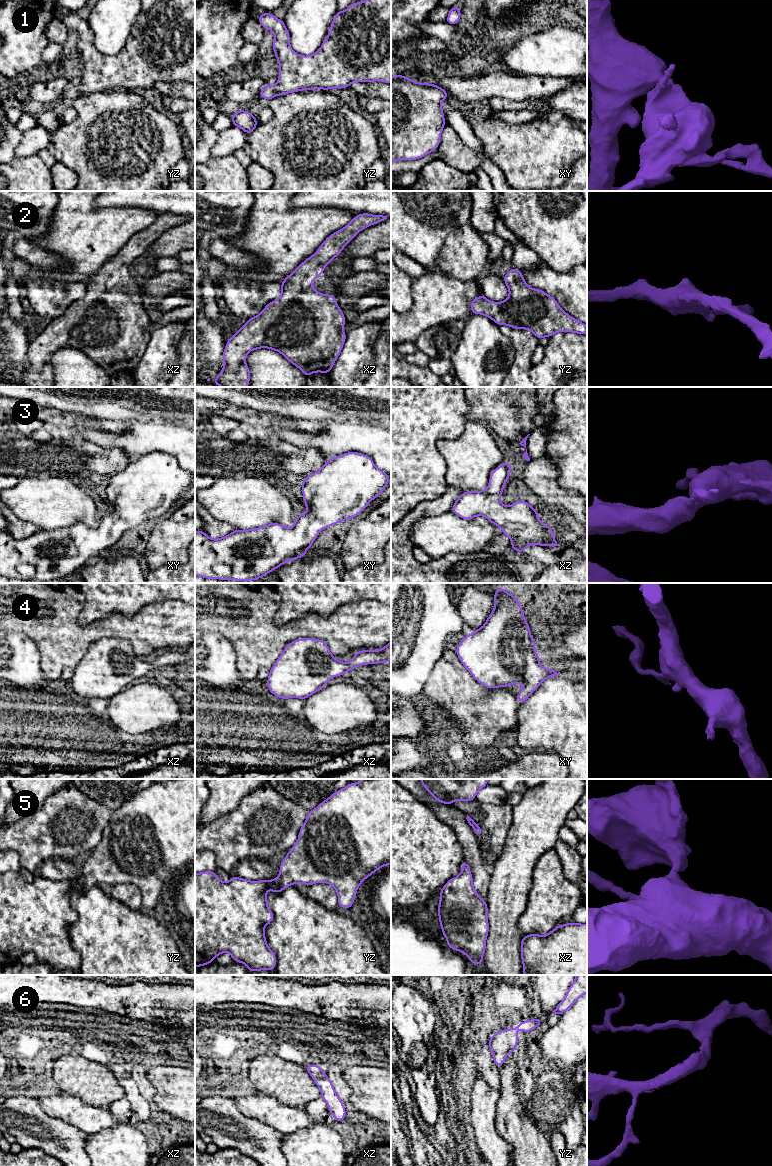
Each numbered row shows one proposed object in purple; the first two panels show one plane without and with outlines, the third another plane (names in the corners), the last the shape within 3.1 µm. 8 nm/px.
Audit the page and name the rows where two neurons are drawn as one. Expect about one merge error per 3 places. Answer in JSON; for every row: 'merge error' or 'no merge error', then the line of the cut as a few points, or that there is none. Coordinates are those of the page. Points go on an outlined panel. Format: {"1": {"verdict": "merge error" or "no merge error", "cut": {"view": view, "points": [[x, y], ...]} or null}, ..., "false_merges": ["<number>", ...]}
{"1": {"verdict": "no merge error", "cut": null}, "2": {"verdict": "no merge error", "cut": null}, "3": {"verdict": "no merge error", "cut": null}, "4": {"verdict": "no merge error", "cut": null}, "5": {"verdict": "no merge error", "cut": null}, "6": {"verdict": "no merge error", "cut": null}, "false_merges": []}

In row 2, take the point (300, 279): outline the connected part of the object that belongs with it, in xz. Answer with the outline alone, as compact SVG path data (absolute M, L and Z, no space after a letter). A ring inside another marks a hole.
M360 213L342 229L329 235L316 252L303 261L281 282L281 295L269 302L256 316L247 322L228 339L222 359L224 367L214 379L213 385L222 387L247 387L250 370L246 365L246 355L260 348L281 353L290 363L309 375L322 372L329 374L339 357L347 334L342 330L346 318L333 294L322 294L312 286L312 281L320 277L327 264L341 254L343 248L363 229L378 224L387 216Z

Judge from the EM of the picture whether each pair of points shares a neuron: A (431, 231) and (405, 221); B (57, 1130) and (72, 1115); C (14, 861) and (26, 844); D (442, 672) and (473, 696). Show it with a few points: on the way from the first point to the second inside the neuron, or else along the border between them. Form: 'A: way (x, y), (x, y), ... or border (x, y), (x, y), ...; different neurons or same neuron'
A: way (425, 231), (415, 231), (411, 227); same neuron
B: border (44, 1111), (50, 1116), (64, 1120), (86, 1133); different neurons
C: border (10, 849), (17, 852), (21, 867); different neurons
D: way (450, 680), (465, 695); same neuron

